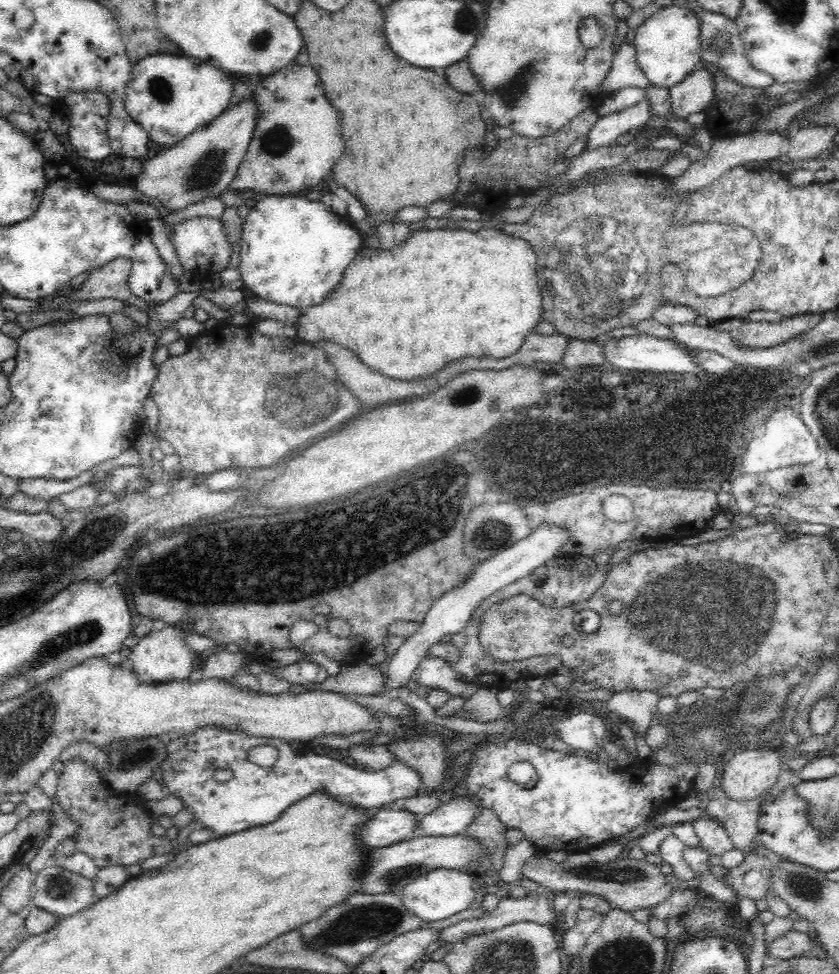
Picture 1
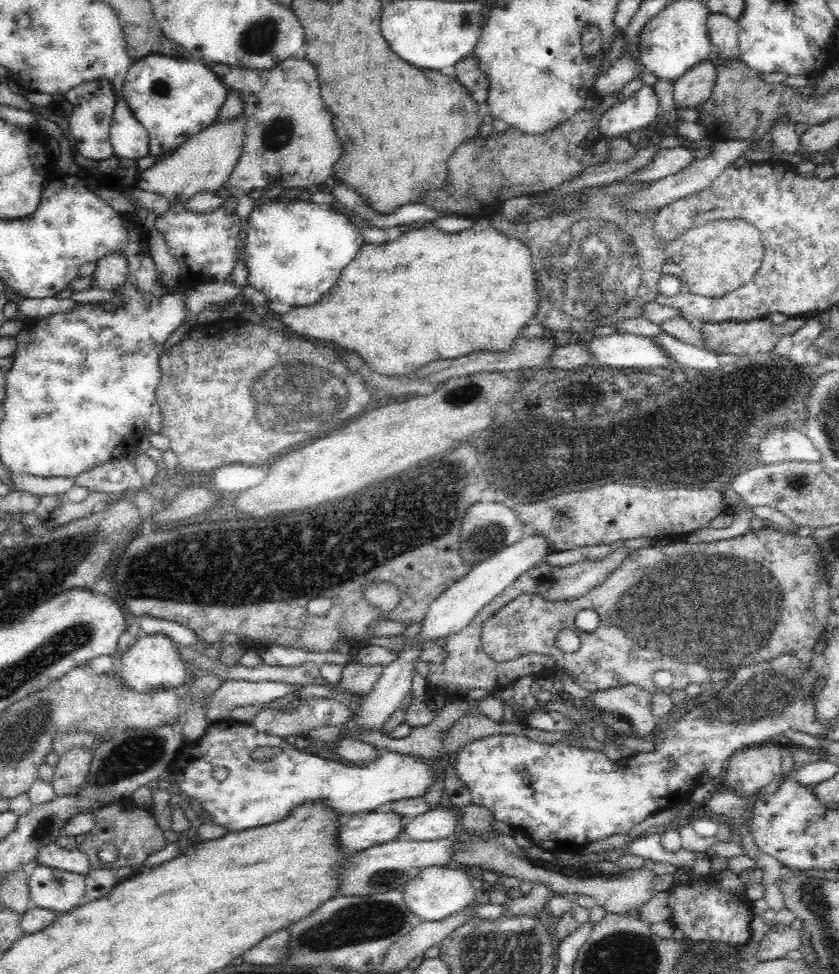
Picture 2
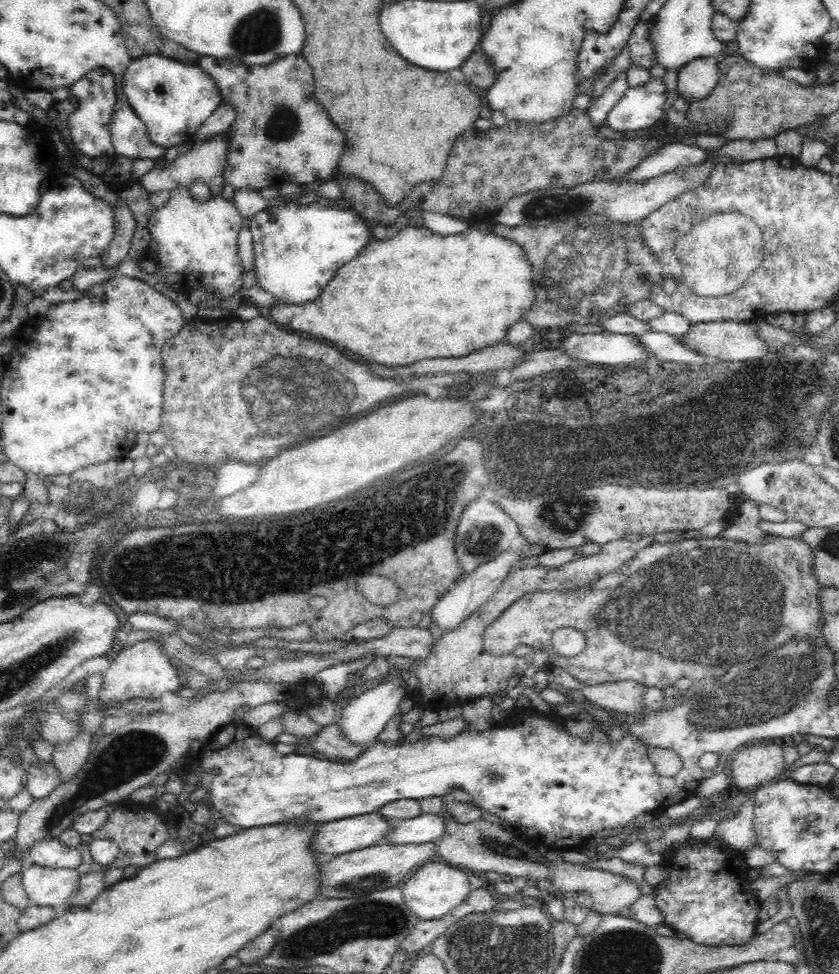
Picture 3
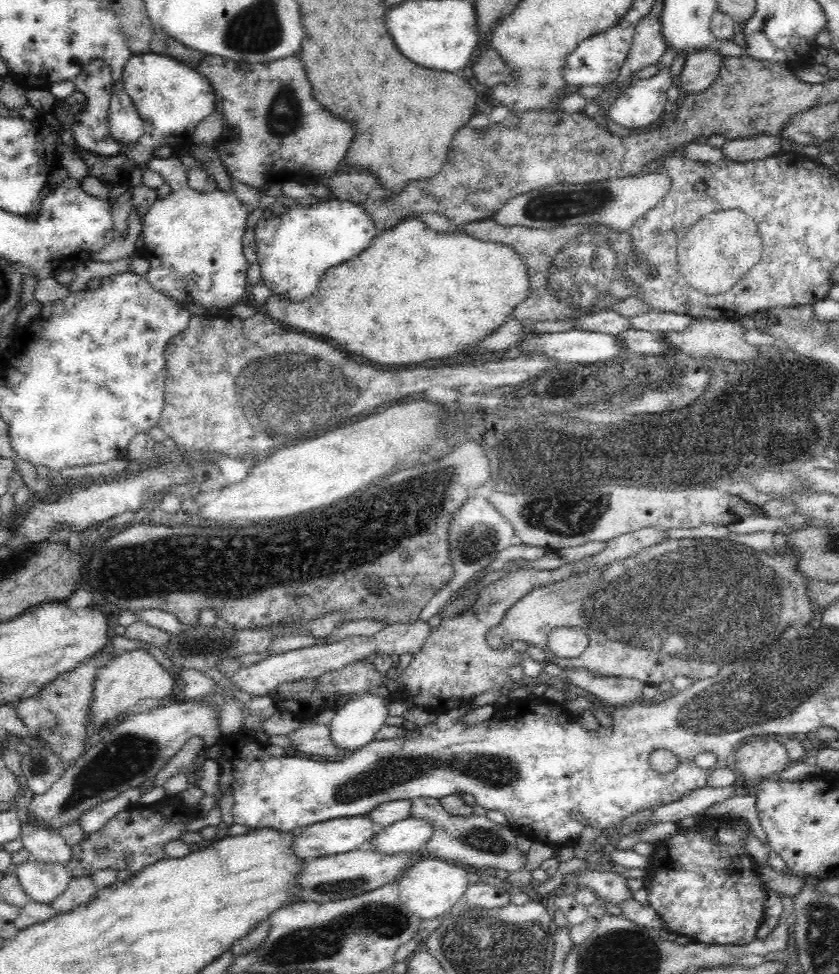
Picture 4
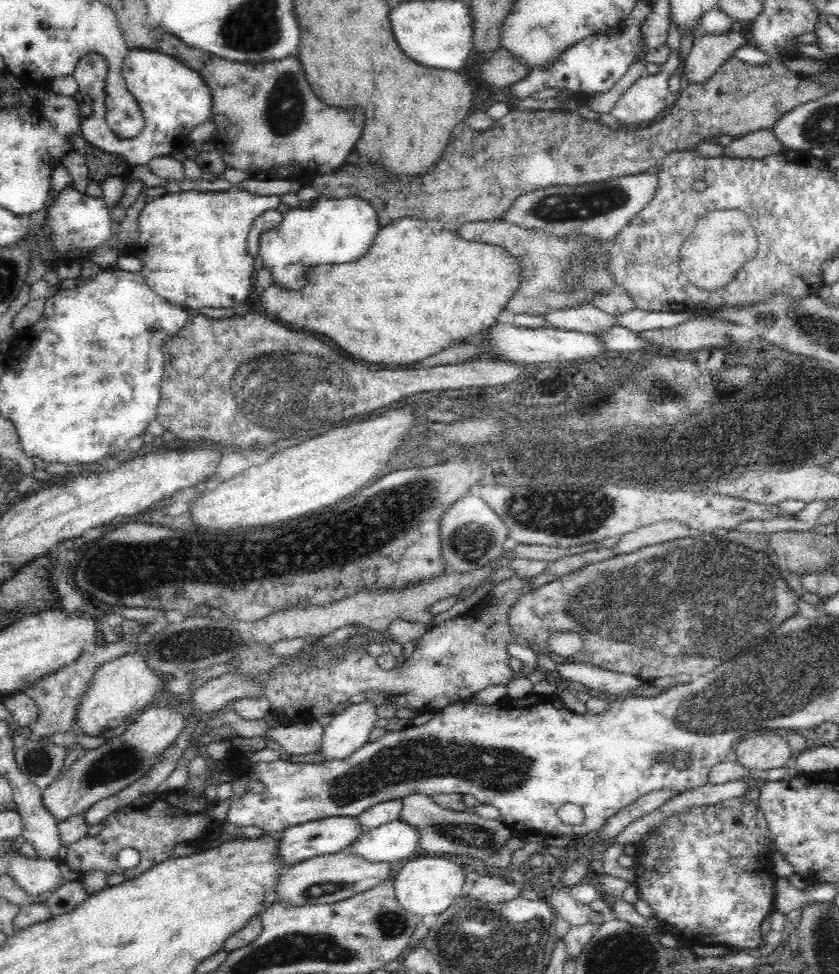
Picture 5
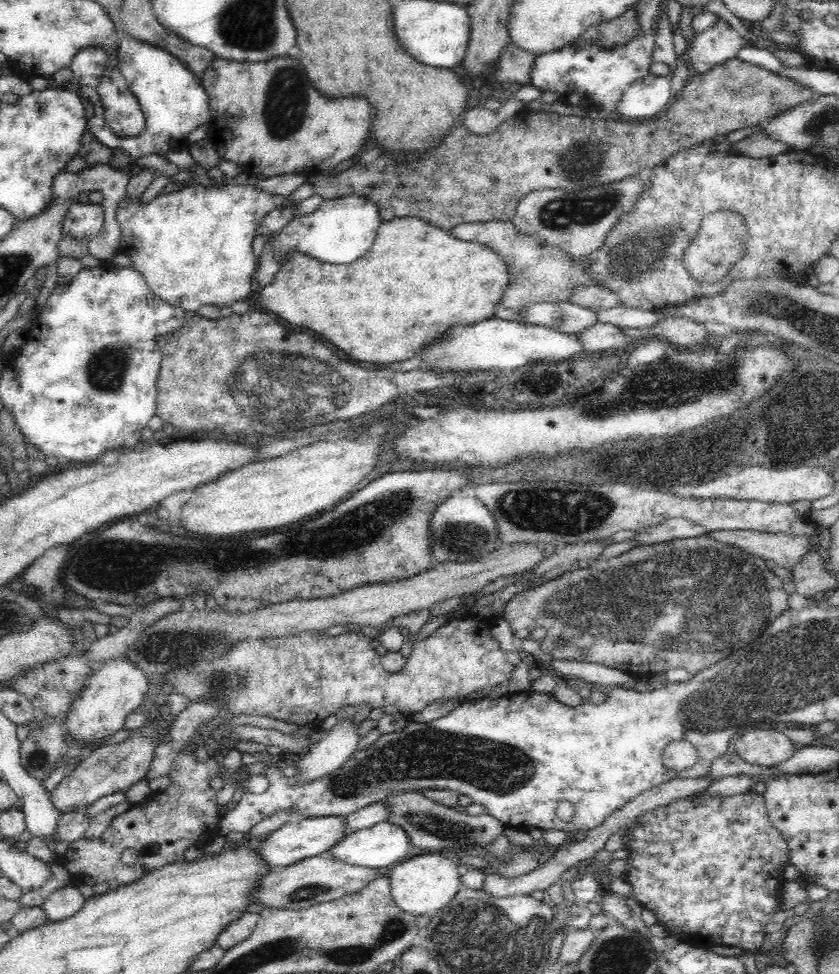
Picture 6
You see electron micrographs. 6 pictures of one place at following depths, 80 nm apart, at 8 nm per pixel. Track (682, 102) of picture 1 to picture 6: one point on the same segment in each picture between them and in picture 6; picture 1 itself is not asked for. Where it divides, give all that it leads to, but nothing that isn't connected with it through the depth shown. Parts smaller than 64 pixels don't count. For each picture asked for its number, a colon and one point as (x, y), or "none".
2: (692, 89)
3: (697, 79)
4: (701, 68)
5: (708, 52)
6: (720, 42)

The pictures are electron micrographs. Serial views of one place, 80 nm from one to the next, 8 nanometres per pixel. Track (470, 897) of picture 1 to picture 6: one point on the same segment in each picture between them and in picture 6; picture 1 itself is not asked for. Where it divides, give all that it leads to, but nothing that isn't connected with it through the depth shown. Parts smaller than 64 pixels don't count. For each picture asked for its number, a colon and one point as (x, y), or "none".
2: (436, 892)
3: (432, 891)
4: (429, 888)
5: (428, 885)
6: (425, 884)

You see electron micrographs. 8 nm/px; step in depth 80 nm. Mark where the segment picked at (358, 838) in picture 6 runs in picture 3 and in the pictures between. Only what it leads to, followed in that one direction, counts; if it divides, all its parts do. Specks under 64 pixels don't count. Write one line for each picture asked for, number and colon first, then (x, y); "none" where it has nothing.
3: (425, 827)
4: (411, 834)
5: (391, 842)

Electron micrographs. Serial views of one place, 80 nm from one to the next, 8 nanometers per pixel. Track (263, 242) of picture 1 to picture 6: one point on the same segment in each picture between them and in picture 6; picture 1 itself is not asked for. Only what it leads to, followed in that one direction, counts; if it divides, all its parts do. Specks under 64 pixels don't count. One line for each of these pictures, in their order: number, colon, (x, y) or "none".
2: (295, 251)
3: (297, 248)
4: (294, 249)
5: (334, 231)
6: (340, 231)

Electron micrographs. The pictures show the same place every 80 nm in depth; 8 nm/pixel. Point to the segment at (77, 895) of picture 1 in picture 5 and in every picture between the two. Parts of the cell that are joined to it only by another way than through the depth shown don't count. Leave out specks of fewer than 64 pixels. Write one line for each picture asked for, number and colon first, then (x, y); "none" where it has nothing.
2: (59, 890)
3: (45, 886)
4: (42, 882)
5: (36, 876)

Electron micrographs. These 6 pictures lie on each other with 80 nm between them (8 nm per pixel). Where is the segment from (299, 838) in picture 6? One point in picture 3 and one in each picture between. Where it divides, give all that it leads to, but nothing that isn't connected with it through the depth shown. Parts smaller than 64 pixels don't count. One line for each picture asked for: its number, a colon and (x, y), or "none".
3: (346, 835)
4: (340, 835)
5: (327, 836)

